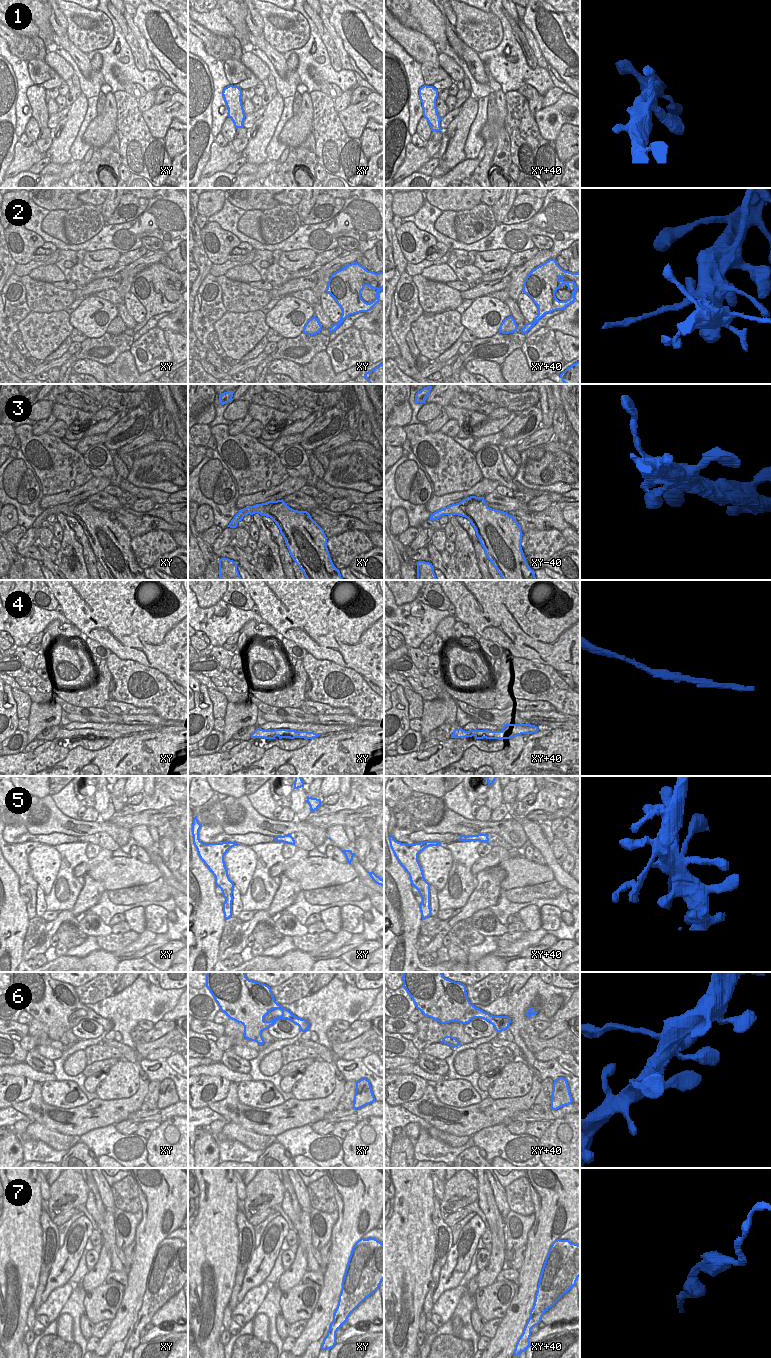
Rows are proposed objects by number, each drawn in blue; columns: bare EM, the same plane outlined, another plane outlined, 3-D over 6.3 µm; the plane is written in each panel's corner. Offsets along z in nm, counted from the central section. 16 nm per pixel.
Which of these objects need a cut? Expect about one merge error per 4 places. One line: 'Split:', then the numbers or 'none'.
Split: 2, 5

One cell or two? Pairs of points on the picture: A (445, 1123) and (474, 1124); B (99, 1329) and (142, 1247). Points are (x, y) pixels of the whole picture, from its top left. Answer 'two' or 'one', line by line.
A: one
B: two

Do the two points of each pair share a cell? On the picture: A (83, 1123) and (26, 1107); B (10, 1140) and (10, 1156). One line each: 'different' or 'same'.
A: same
B: same

